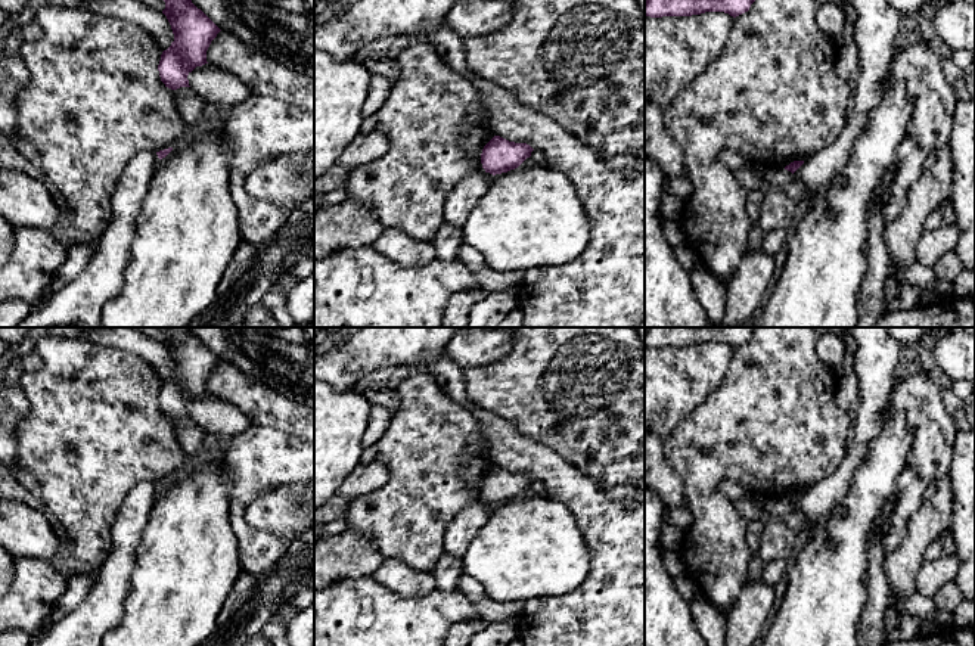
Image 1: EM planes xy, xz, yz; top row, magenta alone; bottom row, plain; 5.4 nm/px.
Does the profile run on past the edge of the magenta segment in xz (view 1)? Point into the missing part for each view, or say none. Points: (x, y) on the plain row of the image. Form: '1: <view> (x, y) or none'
1: none

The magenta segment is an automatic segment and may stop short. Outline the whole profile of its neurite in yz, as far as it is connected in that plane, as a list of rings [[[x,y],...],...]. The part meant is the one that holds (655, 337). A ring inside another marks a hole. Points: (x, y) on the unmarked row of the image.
[[[648,327],[645,345],[692,347],[705,342],[724,342],[736,348],[749,341],[757,327]]]

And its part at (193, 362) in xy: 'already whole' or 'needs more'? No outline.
already whole

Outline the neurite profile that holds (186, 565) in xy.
[[[217,459],[214,465],[195,463],[195,469],[190,475],[173,476],[173,481],[165,488],[158,491],[155,504],[150,509],[146,527],[143,529],[142,541],[136,553],[136,562],[131,572],[131,590],[124,602],[122,619],[103,637],[102,646],[199,646],[215,633],[217,619],[223,605],[233,590],[236,580],[242,574],[242,566],[237,556],[237,538],[229,521],[230,490],[232,482],[227,475],[227,469],[223,466],[221,460]]]

